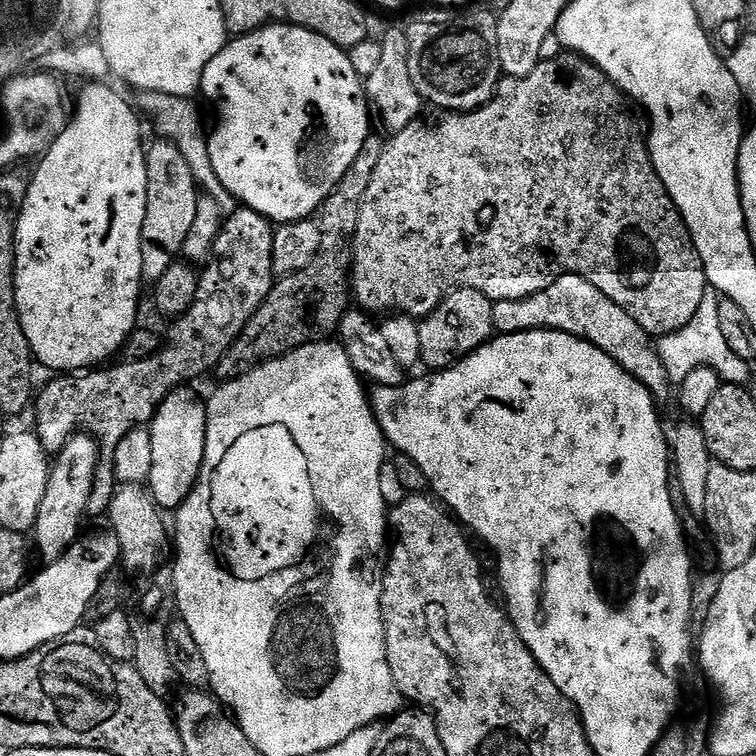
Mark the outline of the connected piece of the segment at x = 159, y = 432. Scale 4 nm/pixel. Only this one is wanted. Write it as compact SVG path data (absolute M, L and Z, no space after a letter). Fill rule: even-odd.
M185 386L176 388L162 402L162 406L156 412L156 417L150 425L152 429L152 441L154 442L154 466L150 470L146 487L152 494L152 501L161 510L175 510L186 502L188 495L194 490L194 486L200 477L204 451L206 450L206 426L208 425L208 410L205 401L195 392L195 387Z

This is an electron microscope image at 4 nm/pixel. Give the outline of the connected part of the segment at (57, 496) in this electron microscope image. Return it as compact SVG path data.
M87 434L71 436L66 442L64 449L62 449L61 452L55 453L54 459L50 464L46 494L42 498L42 506L38 506L38 518L36 519L36 527L34 529L34 537L36 536L34 548L35 551L36 548L40 551L40 556L44 559L43 563L45 565L52 564L58 558L62 558L64 551L71 546L74 541L80 539L82 535L80 523L86 520L90 494L96 485L96 468L101 462L102 453L100 445L96 443L96 440L92 436Z

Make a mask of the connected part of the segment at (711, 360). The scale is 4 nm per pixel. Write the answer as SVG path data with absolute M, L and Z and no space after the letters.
M710 290L702 298L702 306L698 306L698 314L694 314L694 318L689 324L682 326L682 330L678 330L674 334L659 337L658 347L662 366L666 366L666 374L673 382L684 380L686 374L691 374L692 371L699 368L712 368L719 374L721 381L741 386L749 383L747 381L749 361L738 358L738 354L734 354L734 350L730 350L725 336L722 335L718 322L720 302L721 297Z

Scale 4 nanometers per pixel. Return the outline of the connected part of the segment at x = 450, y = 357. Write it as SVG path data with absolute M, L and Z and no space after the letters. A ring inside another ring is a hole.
M473 288L451 289L444 301L428 316L419 321L422 334L422 358L420 364L428 370L451 368L459 360L487 344L494 335L493 301Z

